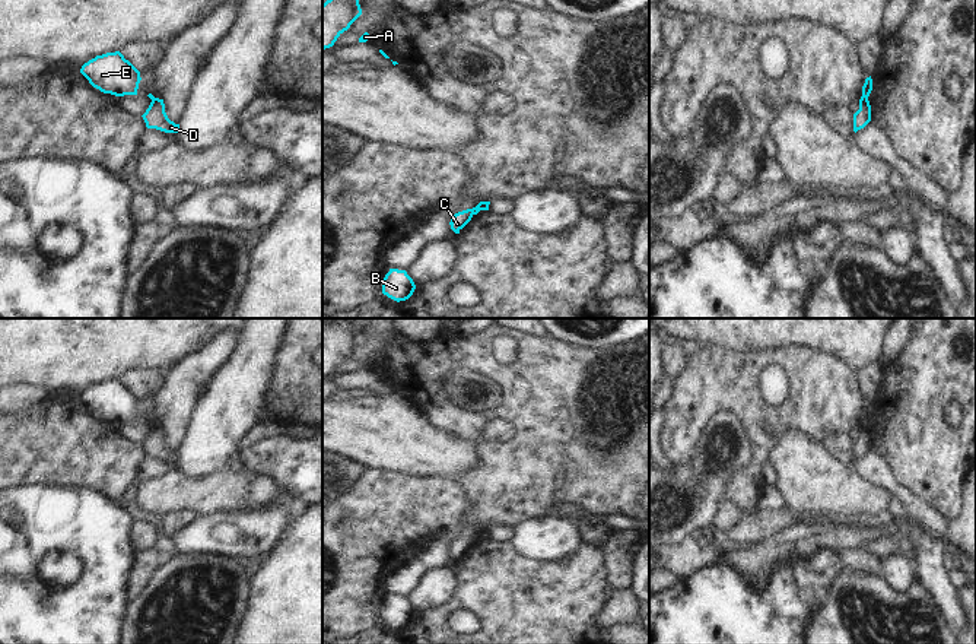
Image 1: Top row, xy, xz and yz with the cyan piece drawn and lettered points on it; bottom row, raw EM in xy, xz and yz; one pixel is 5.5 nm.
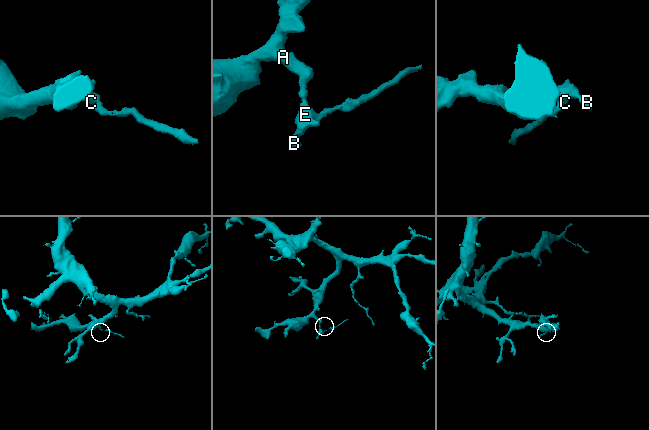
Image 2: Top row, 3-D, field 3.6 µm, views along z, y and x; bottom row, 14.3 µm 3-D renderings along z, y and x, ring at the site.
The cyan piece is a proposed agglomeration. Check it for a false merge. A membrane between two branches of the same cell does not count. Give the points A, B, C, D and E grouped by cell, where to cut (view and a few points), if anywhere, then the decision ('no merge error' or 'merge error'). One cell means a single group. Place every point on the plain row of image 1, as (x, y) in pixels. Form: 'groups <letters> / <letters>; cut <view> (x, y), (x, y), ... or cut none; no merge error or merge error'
groups A B C E / D; cut yz (861, 424), (867, 427); merge error

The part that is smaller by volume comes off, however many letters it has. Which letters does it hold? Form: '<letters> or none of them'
D.

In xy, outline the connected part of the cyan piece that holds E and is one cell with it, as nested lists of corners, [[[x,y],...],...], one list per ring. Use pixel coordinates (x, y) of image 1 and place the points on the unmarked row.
[[[120,378],[96,383],[85,390],[80,400],[104,421],[137,422],[140,399]]]

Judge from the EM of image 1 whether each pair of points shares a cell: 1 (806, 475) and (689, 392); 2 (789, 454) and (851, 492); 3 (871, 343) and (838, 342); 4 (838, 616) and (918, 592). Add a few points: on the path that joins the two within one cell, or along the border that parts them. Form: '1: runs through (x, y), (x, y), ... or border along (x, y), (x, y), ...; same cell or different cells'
1: border along (800, 430), (795, 427), (776, 430), (768, 456); different cells
2: runs through (804, 466), (820, 482), (836, 487); same cell
3: runs through (862, 342), (846, 342); same cell
4: runs through (839, 590), (854, 586), (880, 599), (892, 599); same cell

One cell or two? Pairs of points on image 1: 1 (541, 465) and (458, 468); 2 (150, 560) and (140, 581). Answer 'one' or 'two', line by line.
1: two
2: one

